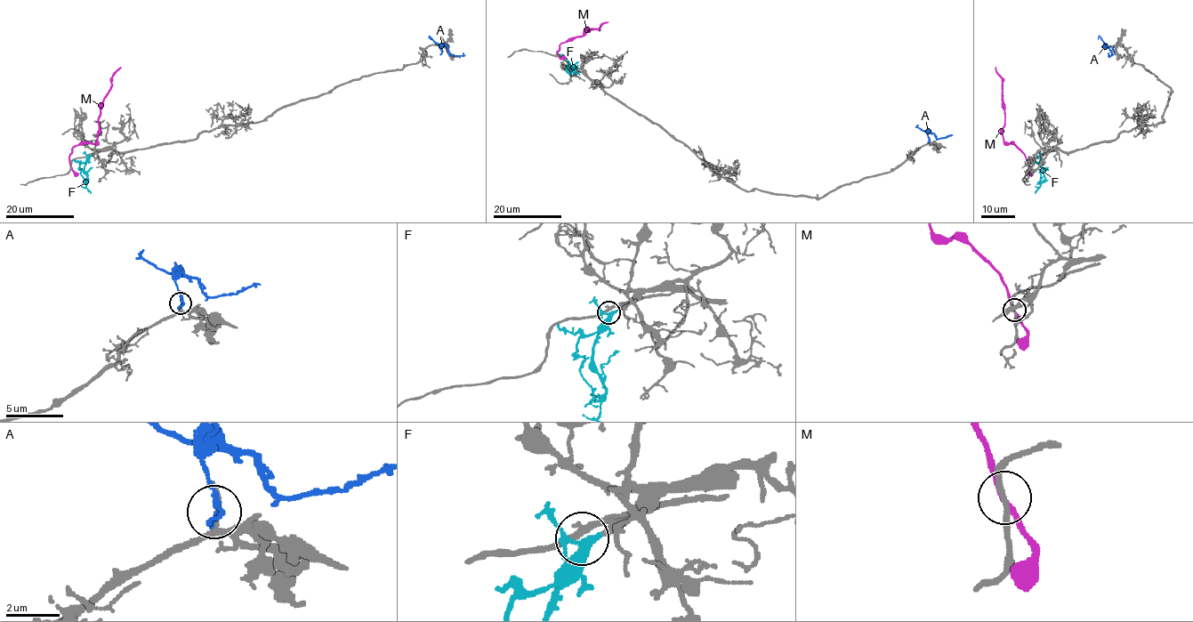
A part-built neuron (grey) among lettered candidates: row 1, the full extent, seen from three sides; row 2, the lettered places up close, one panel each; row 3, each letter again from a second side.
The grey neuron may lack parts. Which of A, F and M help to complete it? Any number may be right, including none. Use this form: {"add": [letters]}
{"add": ["F"]}

